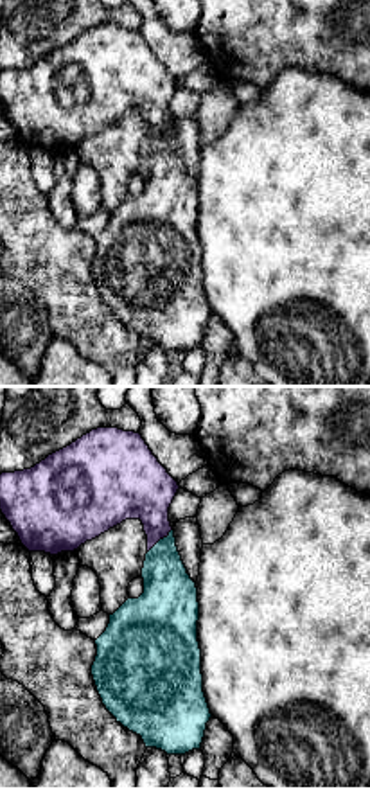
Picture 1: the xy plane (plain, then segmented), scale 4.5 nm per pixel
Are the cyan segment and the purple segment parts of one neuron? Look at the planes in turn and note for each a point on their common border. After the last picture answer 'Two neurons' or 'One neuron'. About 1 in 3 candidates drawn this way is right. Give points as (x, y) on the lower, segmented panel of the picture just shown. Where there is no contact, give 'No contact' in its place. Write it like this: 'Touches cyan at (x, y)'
Touches cyan at (160, 540)

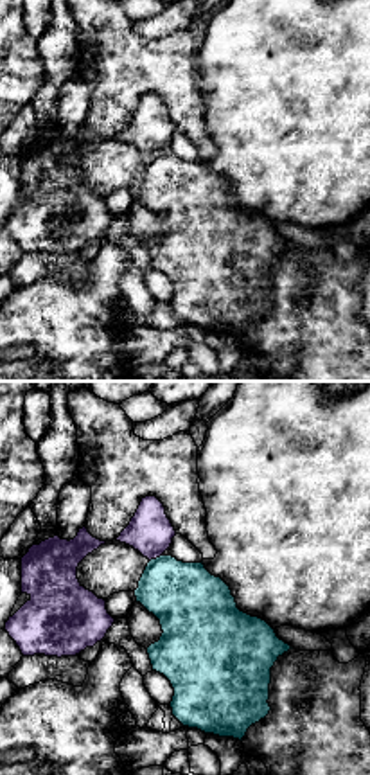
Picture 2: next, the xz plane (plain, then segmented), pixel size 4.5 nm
Touches cyan at (157, 558)

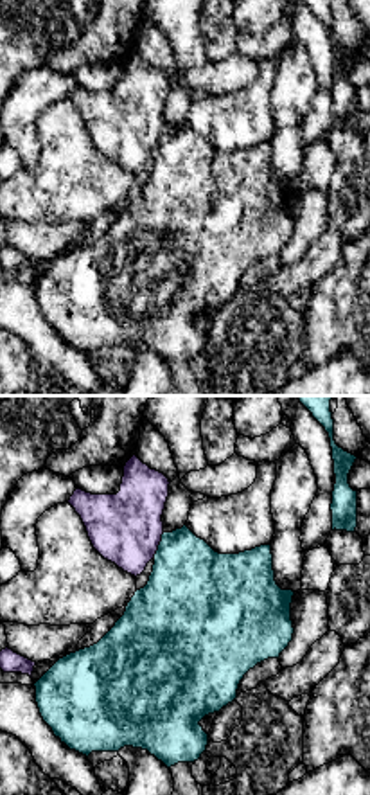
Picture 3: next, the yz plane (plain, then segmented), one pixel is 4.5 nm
Touches cyan at (158, 545)

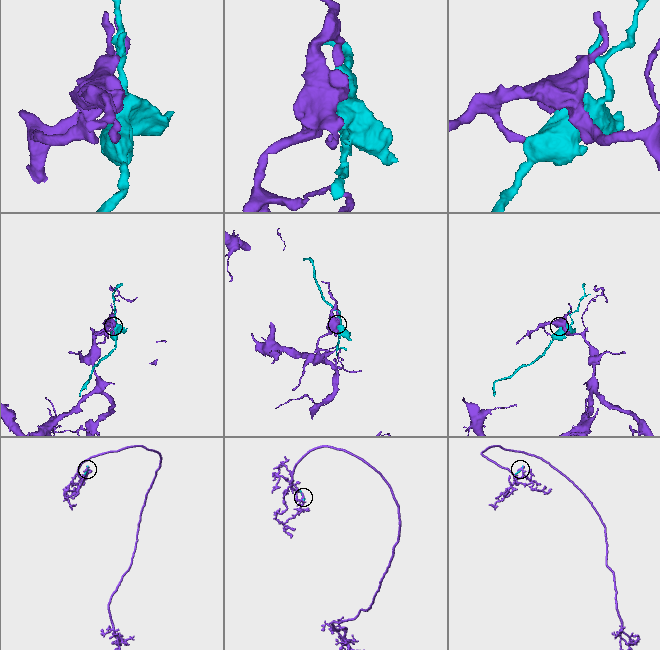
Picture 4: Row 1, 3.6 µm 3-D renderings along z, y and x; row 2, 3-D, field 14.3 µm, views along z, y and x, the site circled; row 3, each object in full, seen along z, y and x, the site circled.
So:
Two neurons

